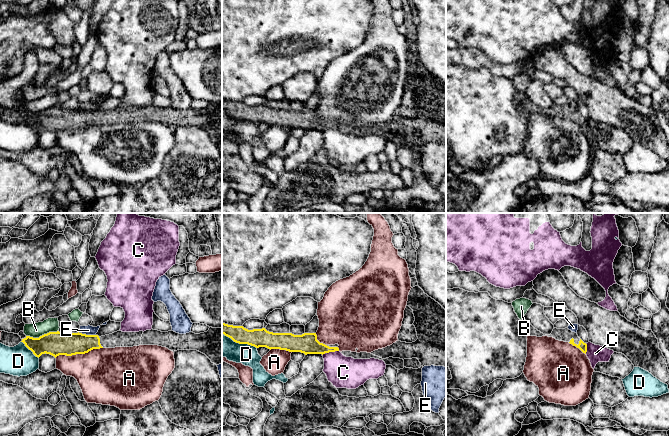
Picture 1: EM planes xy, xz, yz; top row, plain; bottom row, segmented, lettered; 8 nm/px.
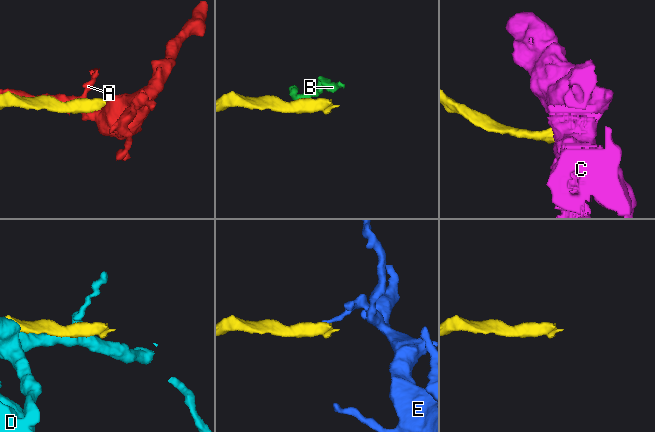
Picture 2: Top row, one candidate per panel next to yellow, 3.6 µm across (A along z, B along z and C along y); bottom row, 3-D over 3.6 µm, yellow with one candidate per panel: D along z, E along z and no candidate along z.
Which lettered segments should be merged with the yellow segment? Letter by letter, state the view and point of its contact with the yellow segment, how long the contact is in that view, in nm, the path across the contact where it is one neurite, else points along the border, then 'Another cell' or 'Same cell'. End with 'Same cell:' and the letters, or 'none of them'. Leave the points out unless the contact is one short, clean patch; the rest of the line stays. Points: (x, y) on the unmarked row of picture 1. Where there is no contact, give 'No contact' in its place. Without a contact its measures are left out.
A: Touches yellow at xy (78, 129). Shared border 400 nm. Another cell
B: Touches yellow at xy (42, 111). Shared border 260 nm. Boundary: xy (57, 106), (44, 109), (38, 113), (26, 112). Another cell
C: Touches yellow at xz (330, 127). Shared border 140 nm. Boundary: xz (338, 126), (325, 128), (322, 131). Another cell
D: Touches yellow at xz (239, 119). Shared border 300 nm. Another cell
E: Touches yellow at xy (88, 111). Shared border 120 nm. Boundary: xy (81, 108), (87, 111), (95, 111). Another cell
Same cell: none of them

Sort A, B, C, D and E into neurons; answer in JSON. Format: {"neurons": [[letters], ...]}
{"neurons": [["A"], ["B"], ["C"], ["D"], ["E"]]}

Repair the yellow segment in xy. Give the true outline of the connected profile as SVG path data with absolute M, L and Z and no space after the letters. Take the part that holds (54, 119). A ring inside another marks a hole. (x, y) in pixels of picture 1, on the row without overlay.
M210 103L207 108L179 110L174 107L146 106L139 108L117 107L109 111L86 111L82 109L49 108L33 114L26 112L22 117L36 133L50 130L72 132L85 130L93 125L158 121L171 127L197 126L205 130L212 139L222 139L222 104Z

